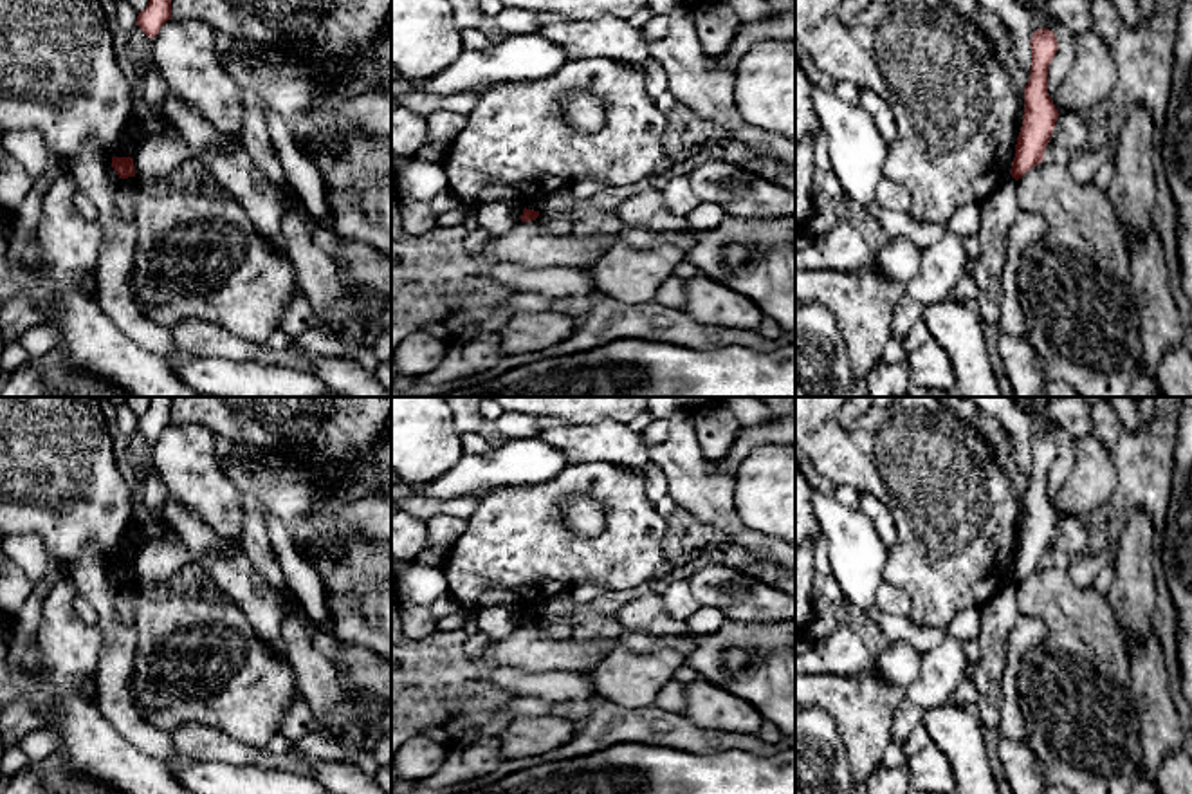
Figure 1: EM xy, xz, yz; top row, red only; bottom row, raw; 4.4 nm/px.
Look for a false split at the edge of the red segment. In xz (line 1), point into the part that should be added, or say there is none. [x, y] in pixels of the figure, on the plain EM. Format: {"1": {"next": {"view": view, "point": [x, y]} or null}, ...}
{"1": {"next": null}}

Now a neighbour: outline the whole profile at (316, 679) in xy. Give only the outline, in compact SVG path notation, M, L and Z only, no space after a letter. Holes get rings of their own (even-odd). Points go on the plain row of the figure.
M296 599L287 612L281 633L287 642L289 662L296 671L298 689L314 716L325 716L344 691L337 682L332 660L314 648L308 633L310 623L305 606Z

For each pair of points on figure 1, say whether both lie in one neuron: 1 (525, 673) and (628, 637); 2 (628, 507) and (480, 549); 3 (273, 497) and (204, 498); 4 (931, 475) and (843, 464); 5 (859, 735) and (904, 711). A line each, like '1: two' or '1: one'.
1: two
2: one
3: two
4: one
5: two

